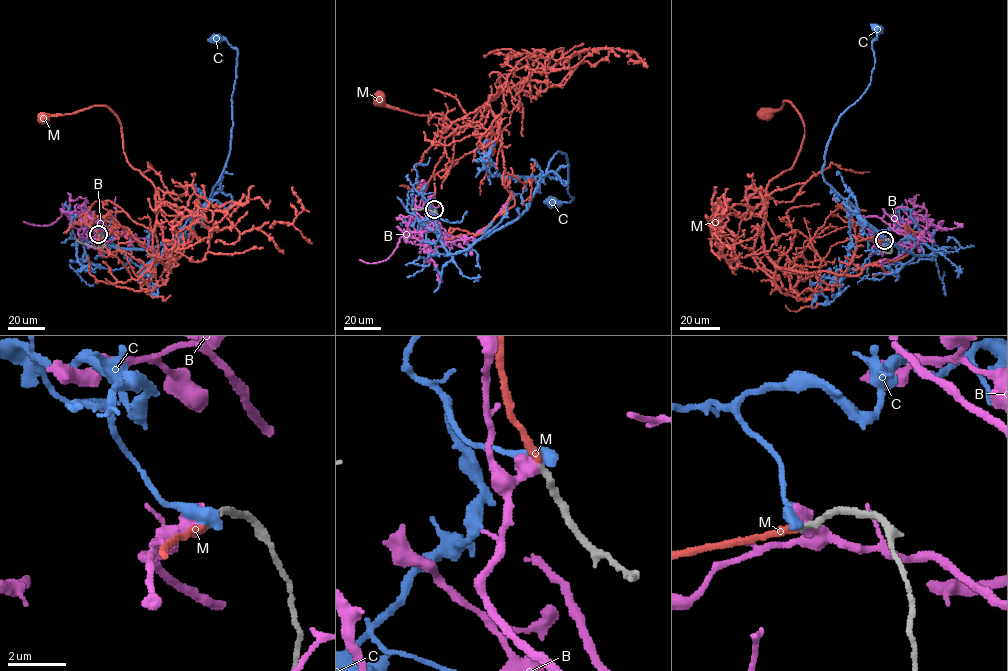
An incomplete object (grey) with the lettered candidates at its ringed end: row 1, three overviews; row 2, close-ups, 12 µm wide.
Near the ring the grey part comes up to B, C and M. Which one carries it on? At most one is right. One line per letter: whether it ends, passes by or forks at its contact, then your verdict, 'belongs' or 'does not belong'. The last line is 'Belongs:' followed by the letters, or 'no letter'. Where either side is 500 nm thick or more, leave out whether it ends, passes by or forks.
B: does not belong
C: does not belong
M: it ends there; belongs
Belongs: M

